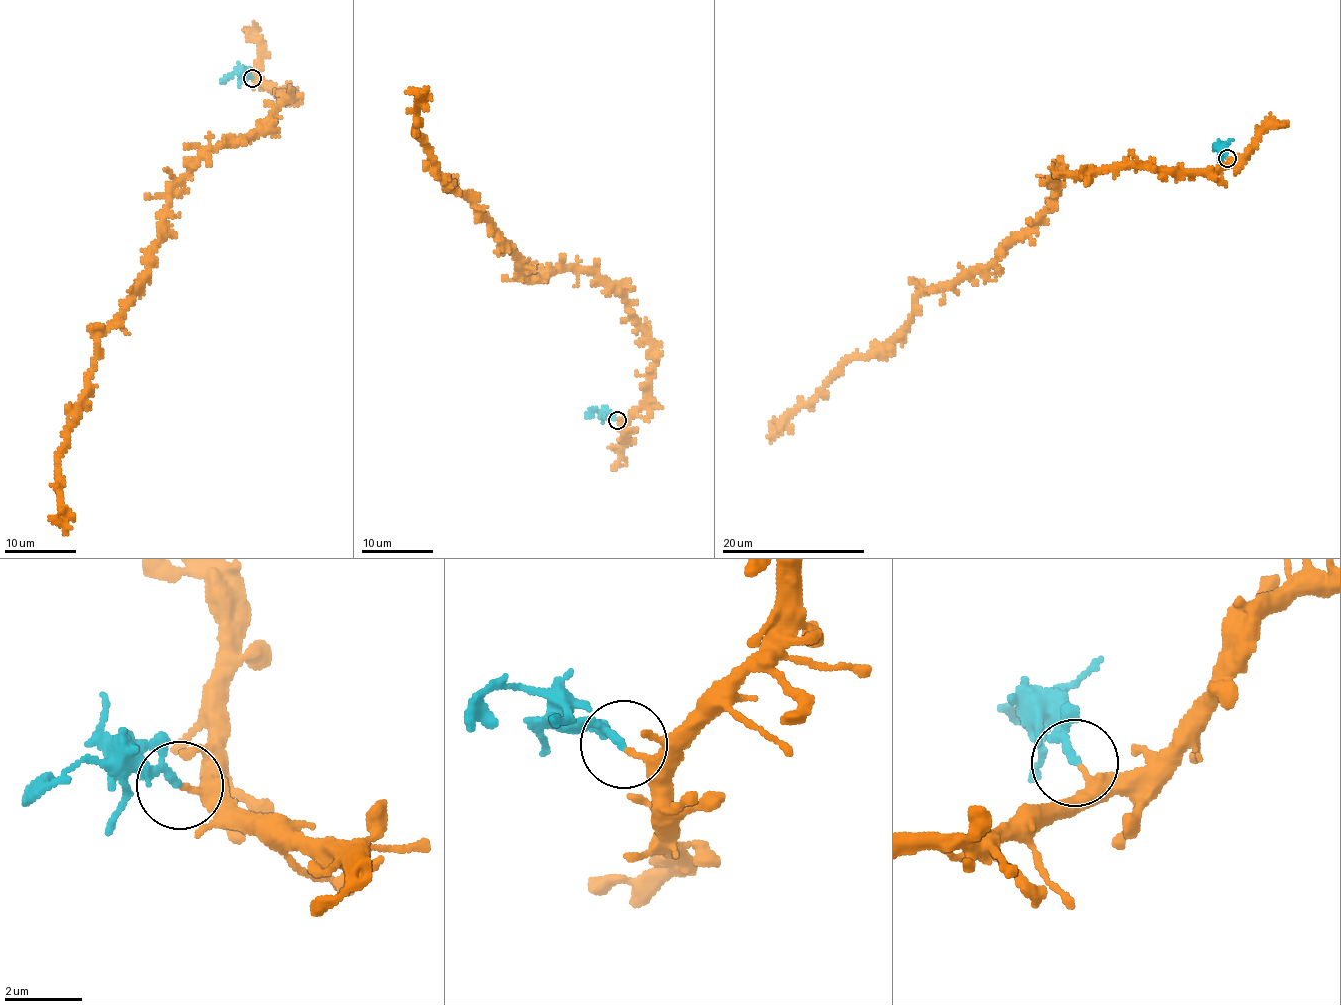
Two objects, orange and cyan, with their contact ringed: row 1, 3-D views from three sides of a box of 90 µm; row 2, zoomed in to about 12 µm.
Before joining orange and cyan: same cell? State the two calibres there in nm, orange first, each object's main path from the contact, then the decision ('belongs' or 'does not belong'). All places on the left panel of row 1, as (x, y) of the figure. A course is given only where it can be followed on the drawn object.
calibres 280 and 200 nm; course orange (252, 78), (296, 98), (171, 189), (153, 261), (97, 340), (58, 461), (64, 535); course cyan (252, 78), (231, 75), (224, 82); does not belong

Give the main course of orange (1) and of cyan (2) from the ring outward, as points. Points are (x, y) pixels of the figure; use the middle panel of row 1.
1: (617, 421), (643, 401), (649, 333), (590, 273), (527, 279), (435, 169), (415, 132), (422, 92)
2: (617, 421), (595, 409), (589, 418)

